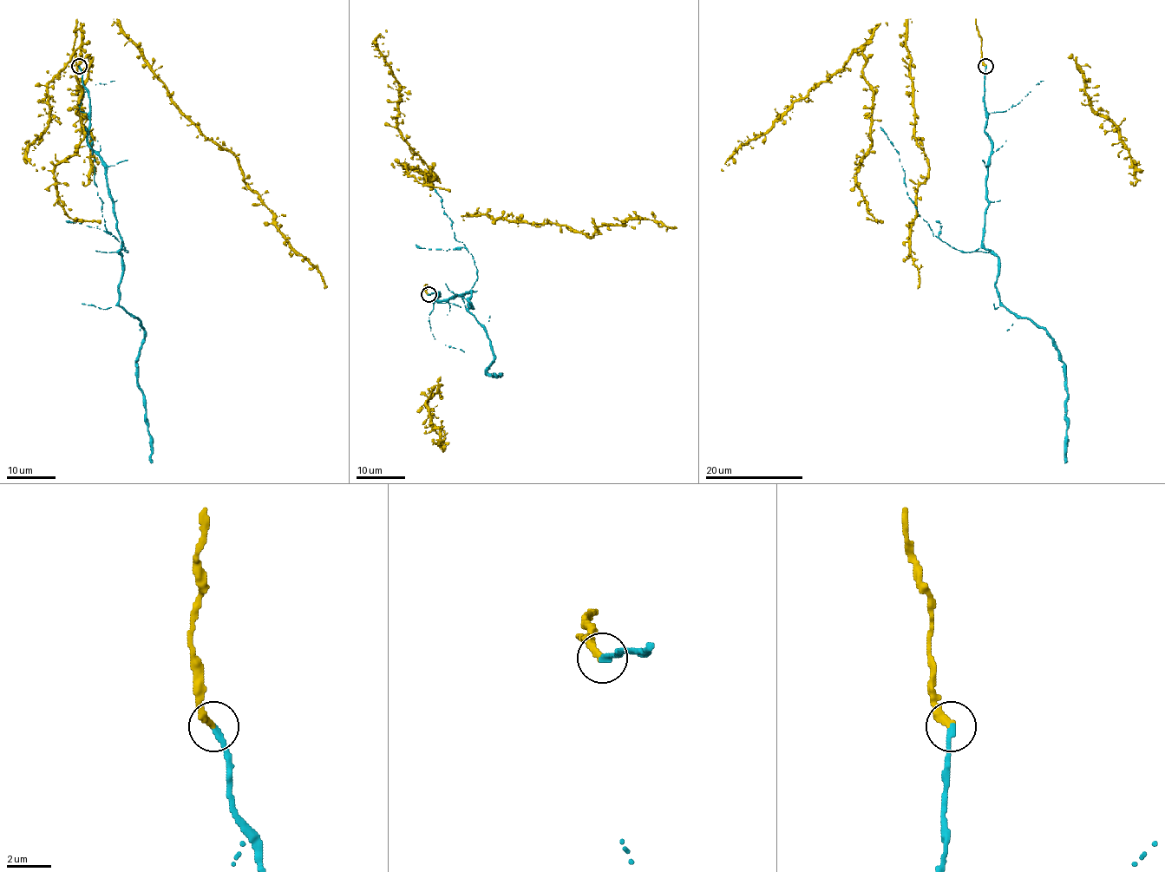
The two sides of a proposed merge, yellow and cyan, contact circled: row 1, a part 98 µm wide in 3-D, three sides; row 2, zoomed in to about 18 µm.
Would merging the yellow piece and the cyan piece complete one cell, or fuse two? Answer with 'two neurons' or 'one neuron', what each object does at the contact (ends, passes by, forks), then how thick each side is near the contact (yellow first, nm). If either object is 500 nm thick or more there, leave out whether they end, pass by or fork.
one neuron | yellow ends | cyan ends | 340/300 nm

